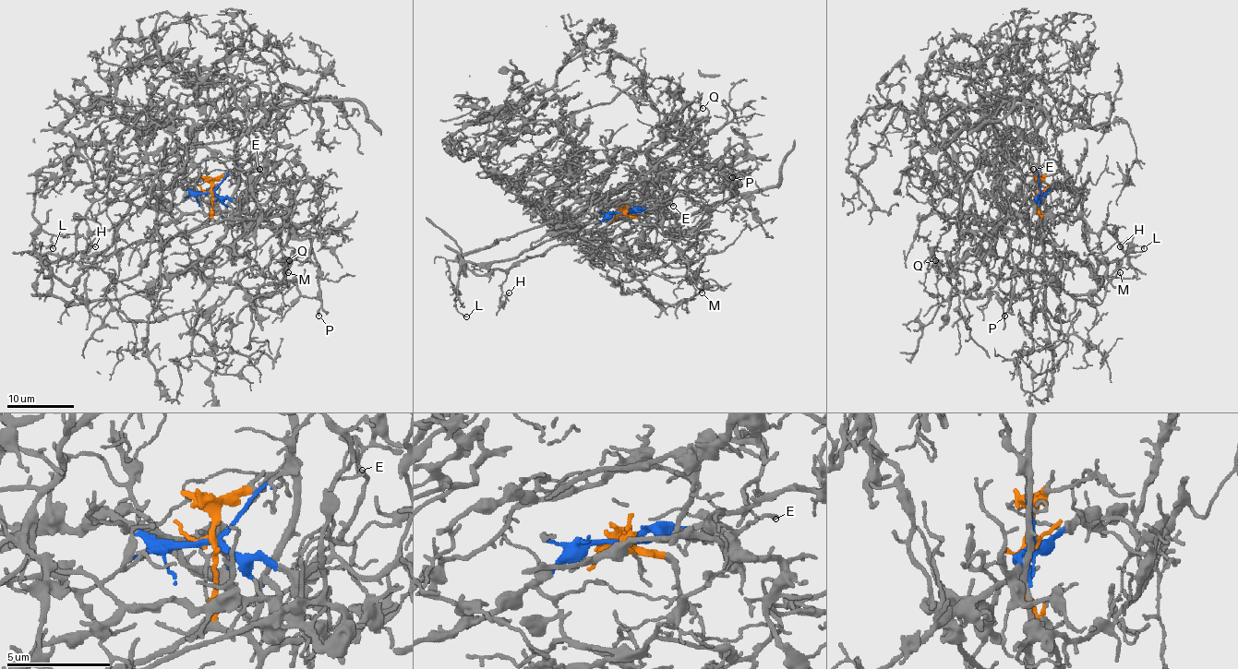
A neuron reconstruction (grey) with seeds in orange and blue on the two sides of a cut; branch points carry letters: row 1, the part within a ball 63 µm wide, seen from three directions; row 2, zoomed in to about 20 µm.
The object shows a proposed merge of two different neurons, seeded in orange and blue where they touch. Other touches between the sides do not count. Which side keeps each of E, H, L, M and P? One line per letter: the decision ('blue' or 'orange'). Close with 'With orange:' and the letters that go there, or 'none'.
E: blue
H: blue
L: blue
M: orange
P: orange
With orange: M, P

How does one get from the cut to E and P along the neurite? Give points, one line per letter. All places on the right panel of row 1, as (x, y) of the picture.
E: (1039, 192), (1033, 202), (1023, 177), (1033, 169)
P: (1039, 194), (1037, 197), (1047, 279), (1053, 287), (1058, 284), (1048, 280), (1037, 295), (1013, 299), (1004, 316)

